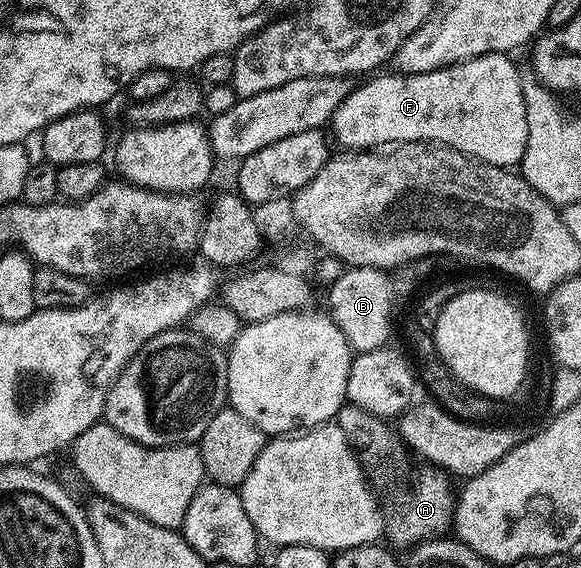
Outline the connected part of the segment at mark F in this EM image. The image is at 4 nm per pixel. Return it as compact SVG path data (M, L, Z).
M494 51L488 55L466 59L460 63L454 63L429 73L417 73L416 75L401 75L398 73L390 73L391 75L379 75L383 73L372 74L360 82L364 82L360 87L359 84L352 86L351 92L345 97L345 101L341 101L341 105L337 105L329 124L330 134L333 139L333 134L335 134L336 141L341 145L340 148L348 151L369 151L383 149L388 145L406 145L409 143L434 143L444 147L452 147L453 150L459 151L462 155L470 155L471 158L480 159L483 163L488 163L489 165L497 165L508 169L518 168L523 162L525 141L529 137L529 125L525 121L525 97L522 96L522 83L525 79L522 74L519 75L519 71L515 68L515 63L511 59L514 58L510 54Z

